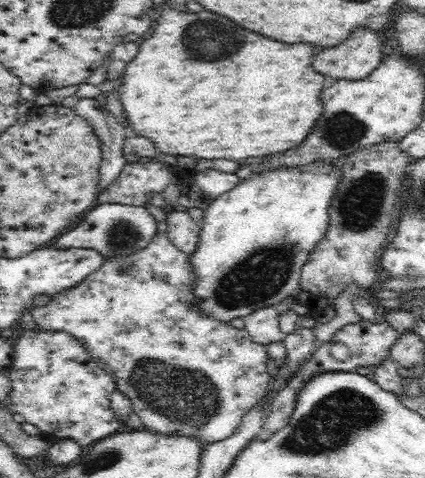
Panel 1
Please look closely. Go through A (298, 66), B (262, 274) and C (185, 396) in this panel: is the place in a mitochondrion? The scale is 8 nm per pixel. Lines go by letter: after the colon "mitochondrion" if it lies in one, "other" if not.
A: other
B: mitochondrion
C: mitochondrion

